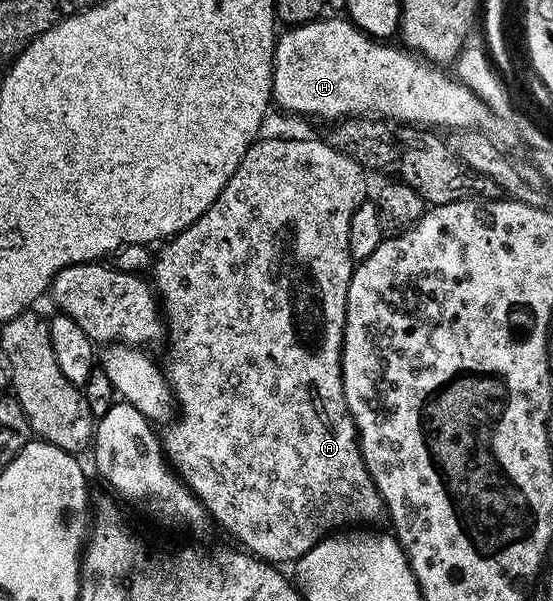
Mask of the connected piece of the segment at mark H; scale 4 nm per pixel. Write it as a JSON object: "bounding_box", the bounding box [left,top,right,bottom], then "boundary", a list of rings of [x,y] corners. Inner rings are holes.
{"bounding_box":[271,18,493,130],"boundary":[[[346,18],[325,19],[278,33],[271,95],[285,111],[320,116],[326,122],[374,114],[431,130],[483,130],[492,122],[493,115],[485,102],[454,75],[446,76],[442,67],[402,46],[394,48],[394,43],[372,40]]]}

